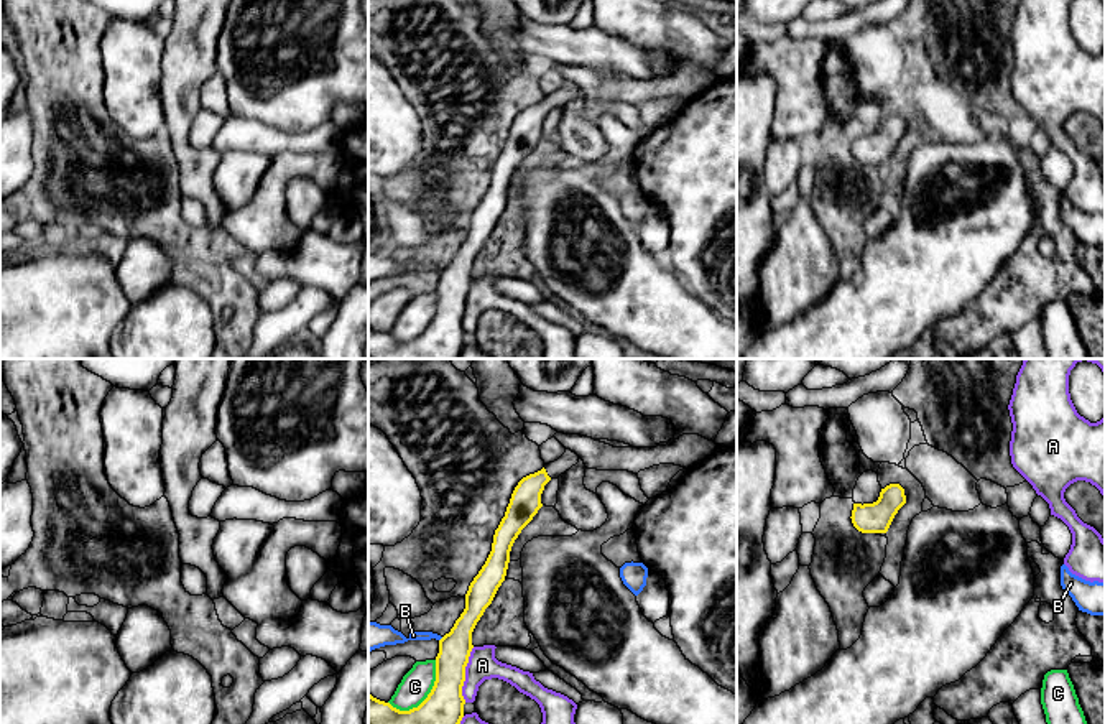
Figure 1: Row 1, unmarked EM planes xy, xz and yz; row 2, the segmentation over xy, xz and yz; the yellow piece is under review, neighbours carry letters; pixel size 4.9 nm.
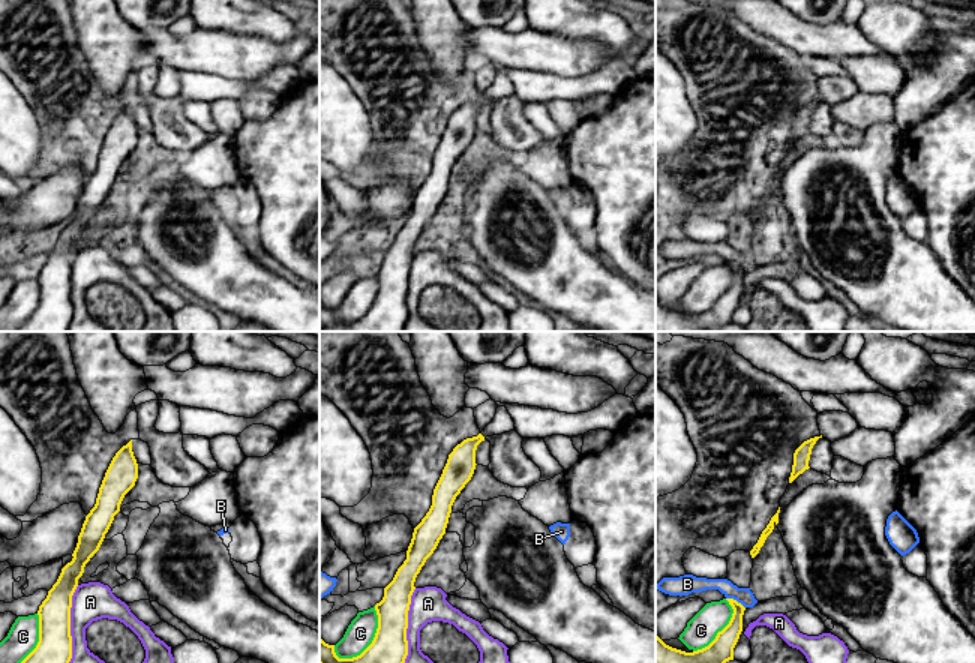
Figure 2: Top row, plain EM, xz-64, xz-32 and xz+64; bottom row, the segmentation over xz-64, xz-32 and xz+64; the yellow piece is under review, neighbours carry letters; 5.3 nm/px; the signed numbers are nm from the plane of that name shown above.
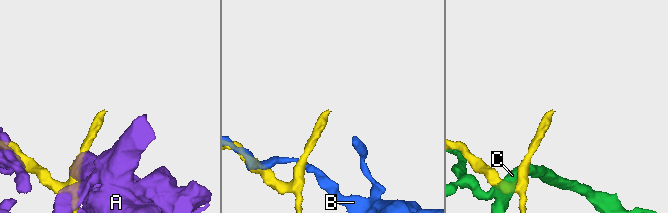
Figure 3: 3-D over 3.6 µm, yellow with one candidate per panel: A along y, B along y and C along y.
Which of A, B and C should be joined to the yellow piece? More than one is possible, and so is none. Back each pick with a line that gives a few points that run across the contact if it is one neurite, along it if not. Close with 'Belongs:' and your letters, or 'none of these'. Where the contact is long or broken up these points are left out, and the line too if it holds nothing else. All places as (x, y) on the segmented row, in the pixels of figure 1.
Belongs: none of these

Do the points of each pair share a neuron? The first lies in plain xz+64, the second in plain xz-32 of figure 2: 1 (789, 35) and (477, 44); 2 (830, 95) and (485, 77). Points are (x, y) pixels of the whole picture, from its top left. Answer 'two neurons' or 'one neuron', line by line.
1: one neuron
2: one neuron

